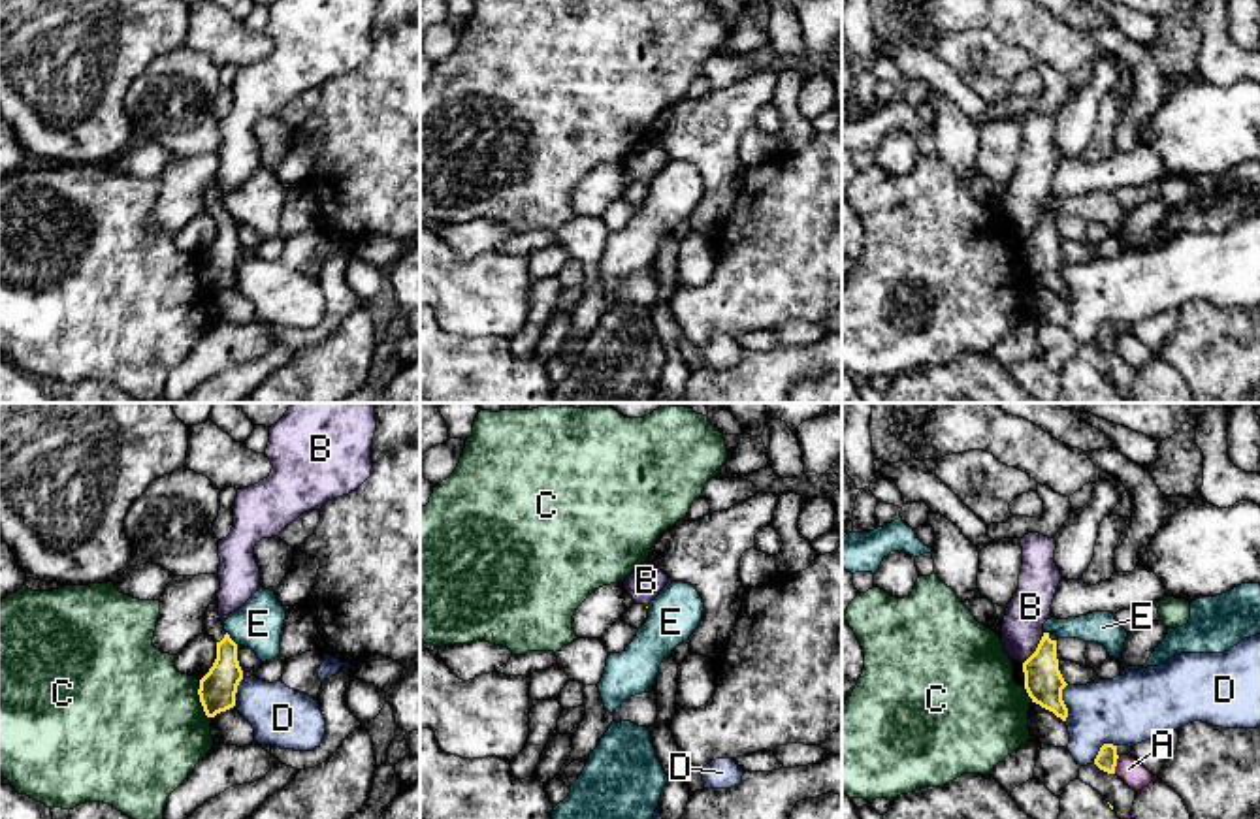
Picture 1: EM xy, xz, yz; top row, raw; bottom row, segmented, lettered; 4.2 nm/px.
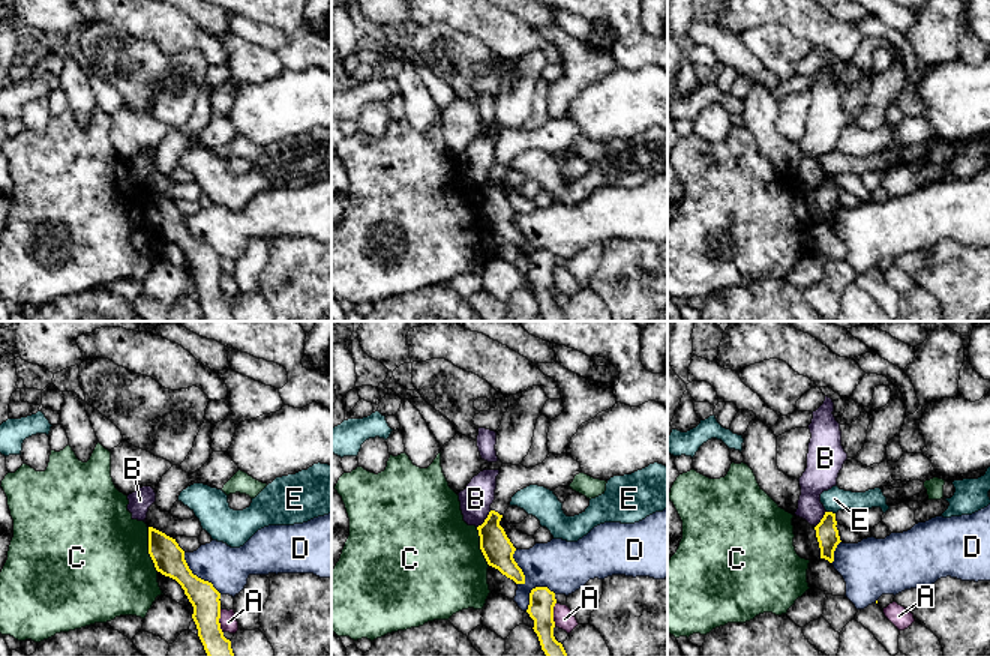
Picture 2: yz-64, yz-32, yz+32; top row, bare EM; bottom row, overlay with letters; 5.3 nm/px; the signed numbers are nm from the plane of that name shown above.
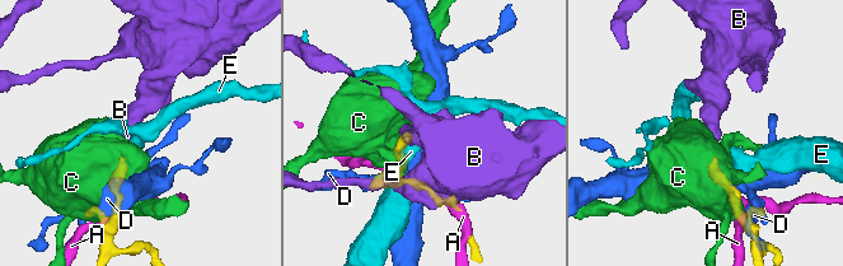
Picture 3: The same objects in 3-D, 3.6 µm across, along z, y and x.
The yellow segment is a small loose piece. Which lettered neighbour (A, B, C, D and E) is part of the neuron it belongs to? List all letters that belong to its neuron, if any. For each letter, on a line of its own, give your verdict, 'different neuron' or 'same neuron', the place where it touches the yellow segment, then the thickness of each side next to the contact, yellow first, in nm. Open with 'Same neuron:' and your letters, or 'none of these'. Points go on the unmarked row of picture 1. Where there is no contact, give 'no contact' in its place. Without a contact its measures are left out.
Same neuron: none of these
A: different neuron | yz (1115, 343) | 90/110 nm
B: different neuron | yz (1036, 226) | 160/180 nm
C: different neuron | xy (200, 277) | 160/500 nm
D: different neuron | yz (1063, 281) | 160/280 nm
E: different neuron | xy (230, 217) | 160/200 nm

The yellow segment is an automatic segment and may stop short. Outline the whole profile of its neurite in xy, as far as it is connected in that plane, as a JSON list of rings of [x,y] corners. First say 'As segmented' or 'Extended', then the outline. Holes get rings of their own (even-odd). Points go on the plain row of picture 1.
Extended. [[[218,177],[205,188],[205,207],[217,220],[217,237],[209,250],[200,258],[200,281],[207,296],[215,296],[235,284],[237,264],[243,258],[243,249],[237,239],[237,222],[224,209]]]

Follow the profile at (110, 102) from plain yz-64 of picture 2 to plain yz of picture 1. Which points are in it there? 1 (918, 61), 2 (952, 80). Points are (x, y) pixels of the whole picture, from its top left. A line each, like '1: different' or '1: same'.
1: same
2: same

